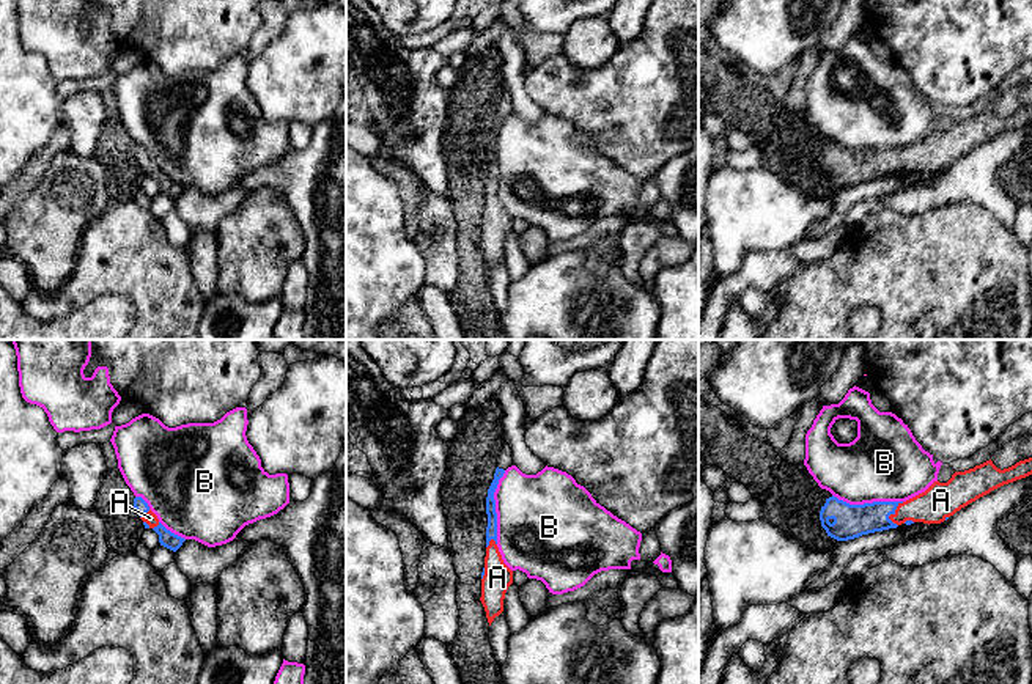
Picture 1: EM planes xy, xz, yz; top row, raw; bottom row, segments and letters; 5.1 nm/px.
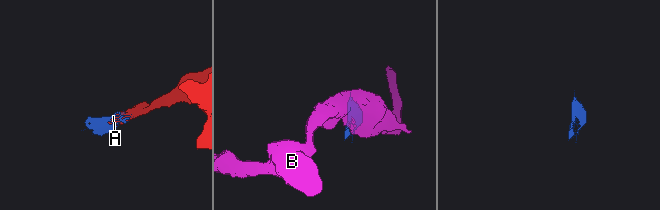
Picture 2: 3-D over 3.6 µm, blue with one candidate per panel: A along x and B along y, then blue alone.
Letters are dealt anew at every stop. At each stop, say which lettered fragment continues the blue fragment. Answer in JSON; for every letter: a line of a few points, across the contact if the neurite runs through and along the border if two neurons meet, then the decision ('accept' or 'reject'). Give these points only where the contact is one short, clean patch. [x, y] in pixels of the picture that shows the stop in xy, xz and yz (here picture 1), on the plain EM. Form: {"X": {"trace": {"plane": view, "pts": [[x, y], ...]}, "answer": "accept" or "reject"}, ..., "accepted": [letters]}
{"A": {"trace": {"plane": "yz", "pts": [[850, 169], [892, 161], [933, 154], [939, 148]]}, "answer": "accept"}, "B": {"answer": "reject"}, "accepted": ["A"]}

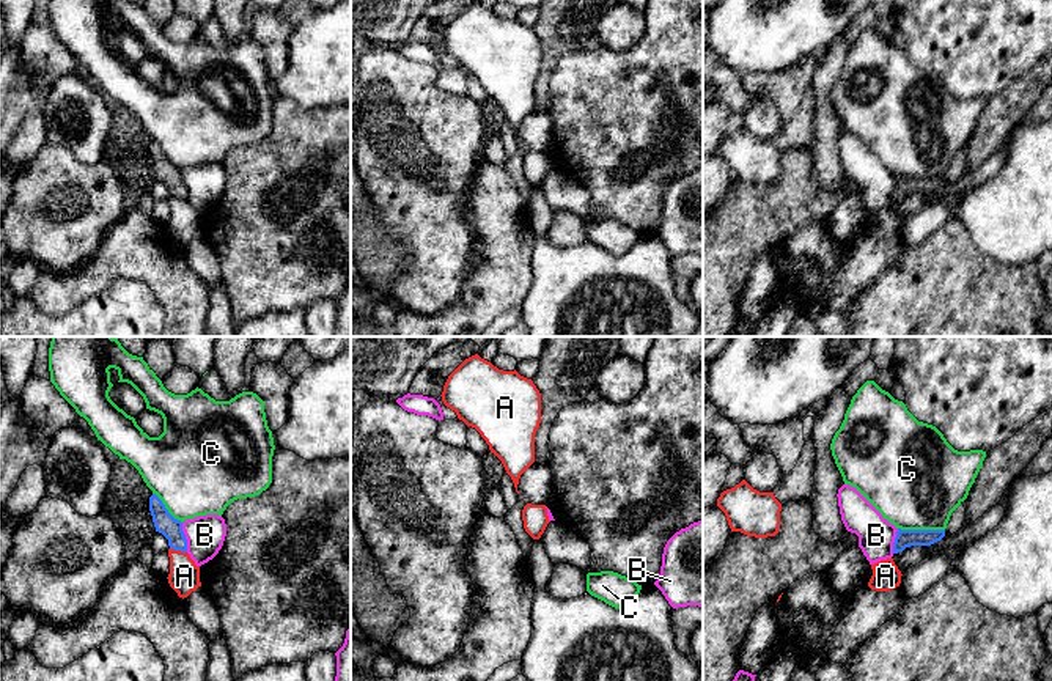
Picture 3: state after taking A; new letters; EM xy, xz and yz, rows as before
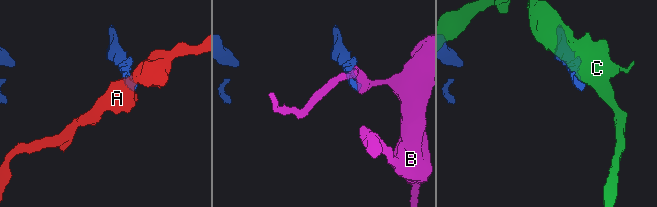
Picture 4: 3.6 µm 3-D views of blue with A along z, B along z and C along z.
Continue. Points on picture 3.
{"A": {"trace": {"plane": "xy", "pts": [[170, 195], [186, 200]]}, "answer": "reject"}, "B": {"trace": {"plane": "xy", "pts": [[181, 170], [187, 198]]}, "answer": "reject"}, "C": {"answer": "reject"}, "accepted": []}

